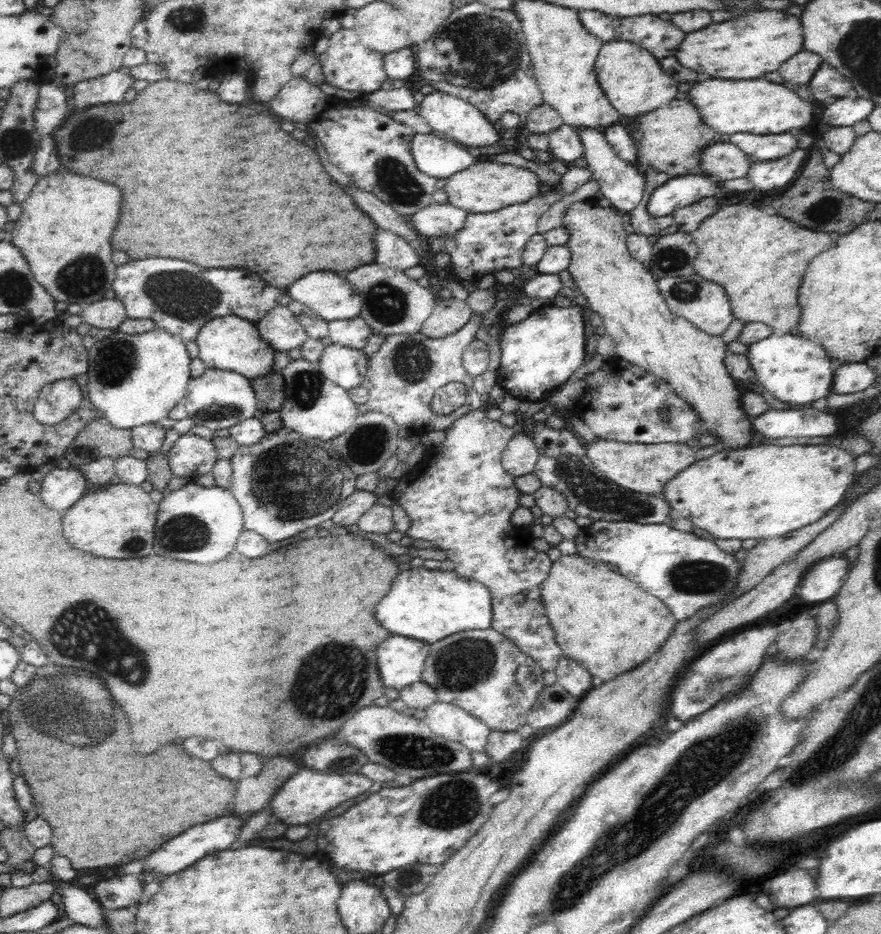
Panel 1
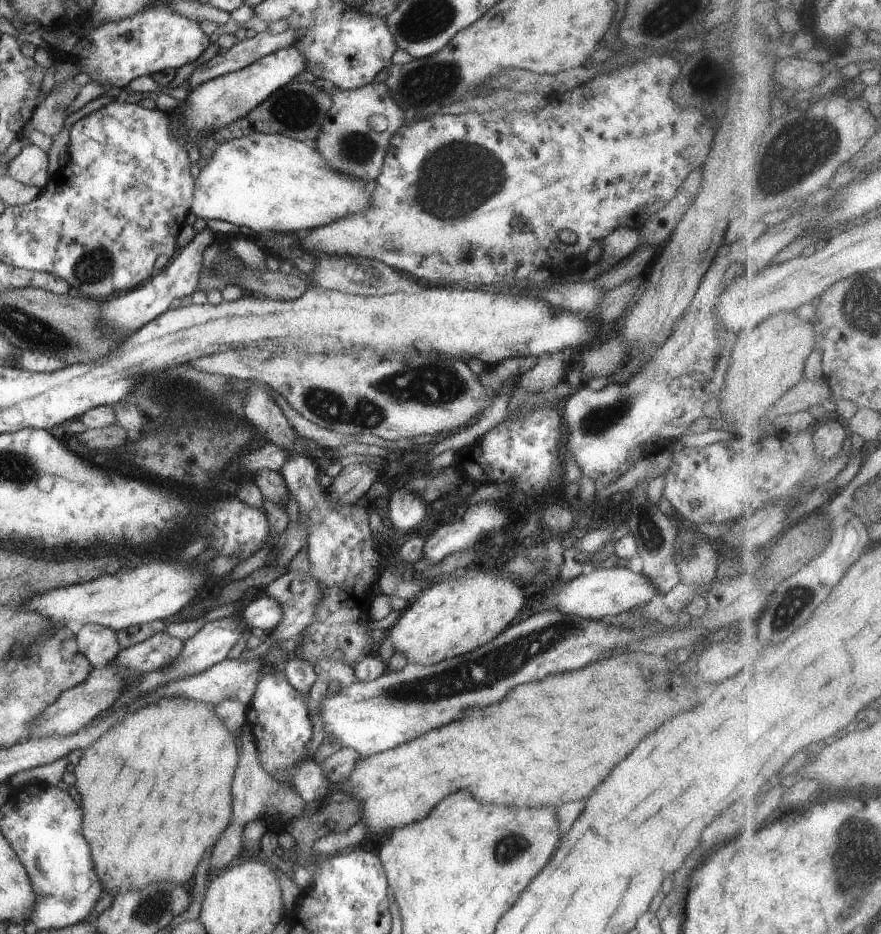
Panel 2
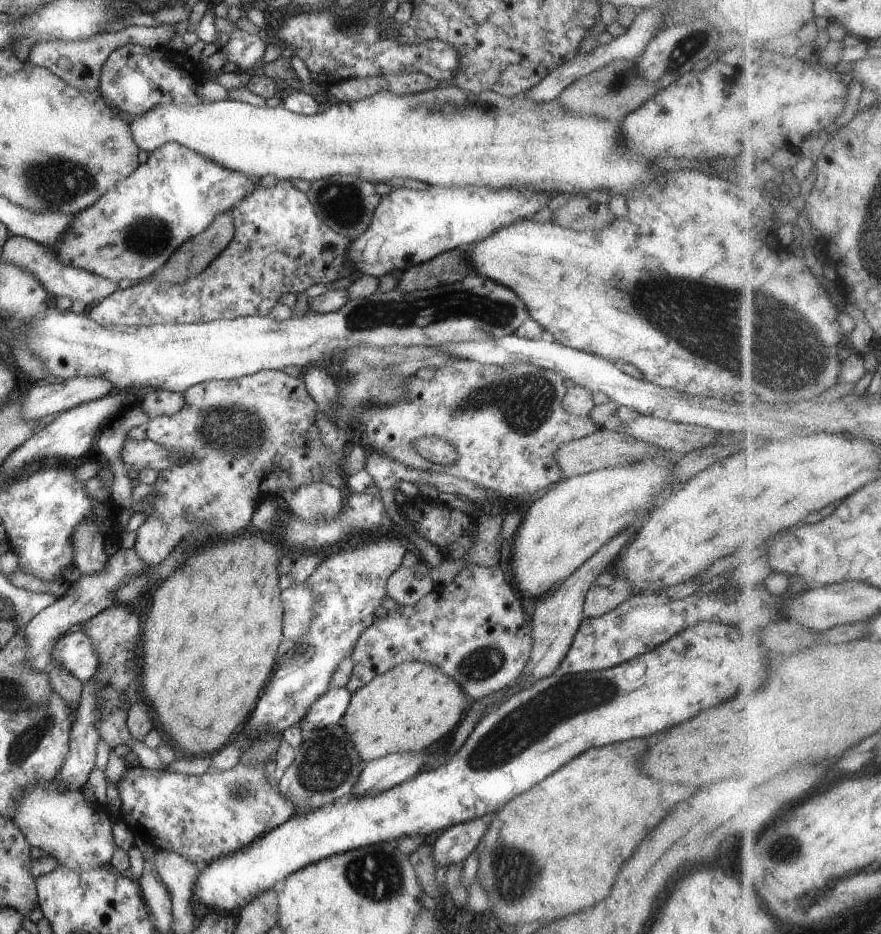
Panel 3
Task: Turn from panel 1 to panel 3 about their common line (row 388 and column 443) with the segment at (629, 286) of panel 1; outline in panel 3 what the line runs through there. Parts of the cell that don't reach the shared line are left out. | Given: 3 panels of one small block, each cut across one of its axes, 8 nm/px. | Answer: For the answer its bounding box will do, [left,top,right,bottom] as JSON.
[343,661,465,763]

